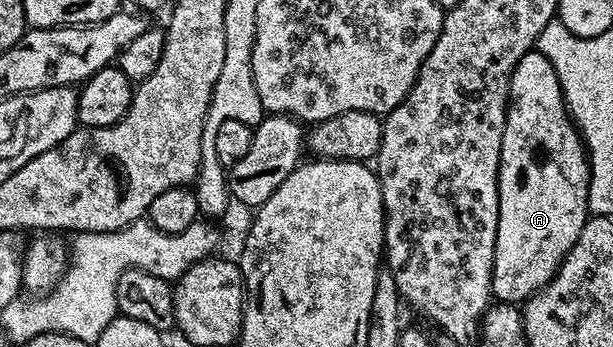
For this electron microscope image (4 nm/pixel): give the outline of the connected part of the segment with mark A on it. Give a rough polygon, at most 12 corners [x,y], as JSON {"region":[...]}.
{"region":[[549,58],[517,62],[496,301],[555,277],[589,218],[587,146]]}

